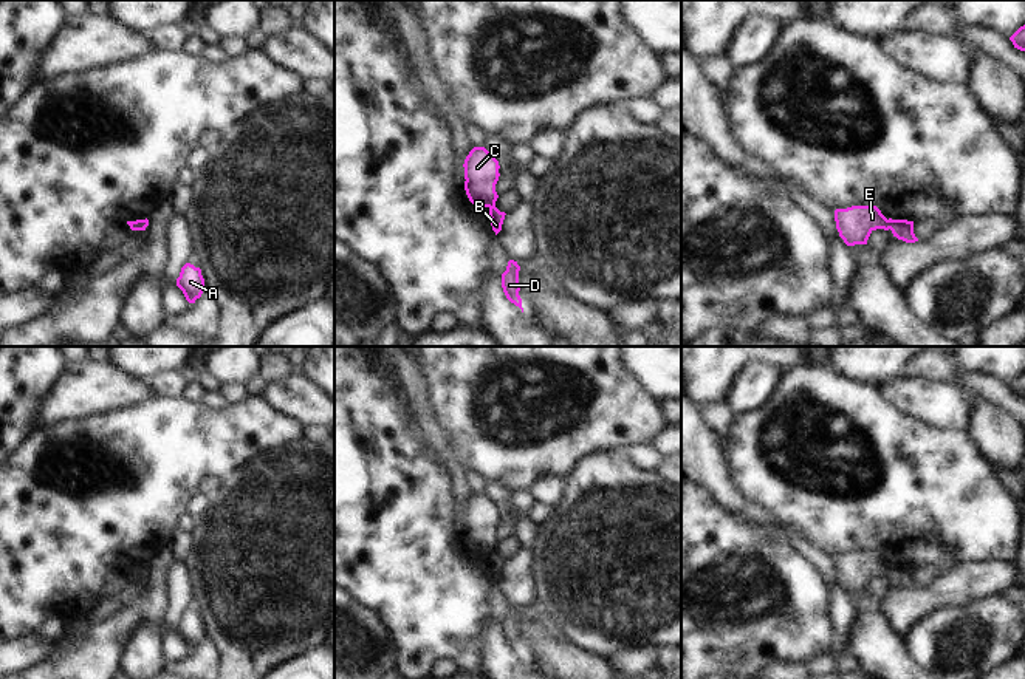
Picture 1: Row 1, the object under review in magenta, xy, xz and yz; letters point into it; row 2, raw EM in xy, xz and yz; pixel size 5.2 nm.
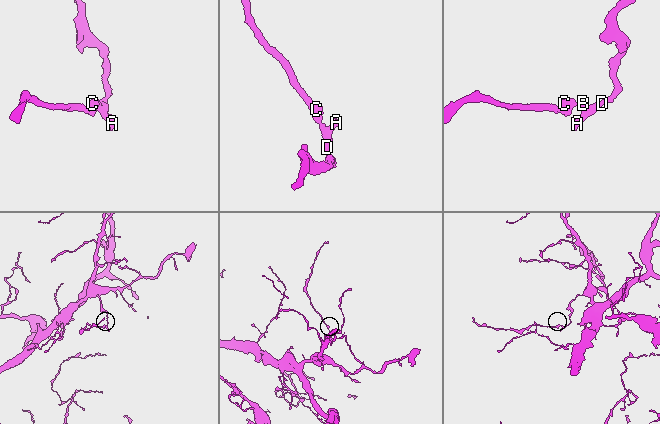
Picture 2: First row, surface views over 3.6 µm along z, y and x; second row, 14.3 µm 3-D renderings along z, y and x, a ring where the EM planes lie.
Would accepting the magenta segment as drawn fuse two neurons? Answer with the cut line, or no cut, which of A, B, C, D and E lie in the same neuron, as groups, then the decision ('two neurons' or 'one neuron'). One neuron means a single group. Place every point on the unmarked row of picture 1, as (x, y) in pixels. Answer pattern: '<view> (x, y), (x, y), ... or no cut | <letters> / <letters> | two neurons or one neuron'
yz (886, 566), (889, 574) | A B D / C E | two neurons

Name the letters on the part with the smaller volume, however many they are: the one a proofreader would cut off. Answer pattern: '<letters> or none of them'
C, E

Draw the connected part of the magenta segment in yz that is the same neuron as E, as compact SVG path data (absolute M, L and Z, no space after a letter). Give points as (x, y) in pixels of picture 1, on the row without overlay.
M852 552L835 557L839 583L847 592L867 591L876 575L889 577L887 565L876 552Z

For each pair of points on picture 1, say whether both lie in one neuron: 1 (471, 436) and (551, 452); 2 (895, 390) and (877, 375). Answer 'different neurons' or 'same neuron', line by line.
1: same neuron
2: different neurons

